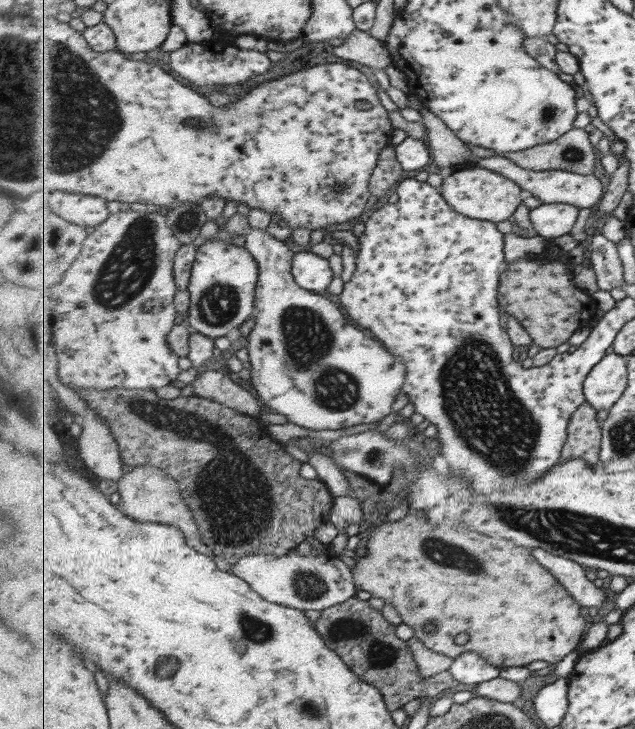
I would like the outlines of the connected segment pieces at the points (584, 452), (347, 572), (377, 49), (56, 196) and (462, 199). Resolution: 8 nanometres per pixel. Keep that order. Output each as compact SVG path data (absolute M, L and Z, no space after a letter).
M585 402L573 414L569 424L568 442L564 444L560 462L584 458L589 464L600 466L603 425L597 420L597 409Z
M296 548L287 556L268 553L244 556L230 572L246 580L261 596L272 603L282 604L302 611L325 609L343 604L357 594L353 571L341 558L325 549L321 554L312 548L305 557L297 556Z
M357 28L343 38L341 45L332 48L336 57L355 65L365 65L374 71L386 68L393 61L384 42Z
M52 192L51 210L79 226L100 226L109 218L108 200L101 196L73 192Z
M479 166L446 173L440 189L445 200L457 212L473 219L491 222L510 220L509 218L517 212L517 208L524 202L521 198L523 189L516 181L509 180L509 177L503 176L501 173Z

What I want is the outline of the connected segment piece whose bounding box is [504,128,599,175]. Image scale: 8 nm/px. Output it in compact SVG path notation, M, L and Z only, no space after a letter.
M573 128L553 142L524 151L509 152L504 157L531 170L560 170L582 175L593 174L599 162L597 152L589 140L589 132L583 128Z

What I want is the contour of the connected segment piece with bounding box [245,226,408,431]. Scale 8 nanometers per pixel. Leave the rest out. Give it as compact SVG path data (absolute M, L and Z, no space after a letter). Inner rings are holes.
M248 226L250 232L245 240L245 248L249 252L252 252L252 255L256 257L258 264L260 265L260 284L257 288L257 298L256 298L256 311L254 312L255 323L252 331L247 336L248 342L248 355L250 356L250 372L251 372L251 381L256 389L256 392L260 398L275 412L281 412L281 414L293 414L293 408L303 408L303 414L309 412L309 416L313 416L313 420L319 424L314 430L341 430L343 428L349 428L351 426L366 425L367 427L373 427L377 422L381 421L385 416L391 414L393 410L393 402L395 398L403 392L405 381L407 380L408 371L405 364L405 361L401 361L397 354L393 353L388 346L383 346L384 342L375 342L373 338L367 338L359 328L355 328L353 324L347 324L347 318L343 316L341 308L337 304L331 302L331 298L325 298L325 294L321 295L320 293L313 293L308 289L301 288L301 285L297 284L296 277L292 273L293 265L292 261L294 260L293 250L289 250L289 246L284 242L281 242L273 236L270 236L265 232L265 228L252 228Z

